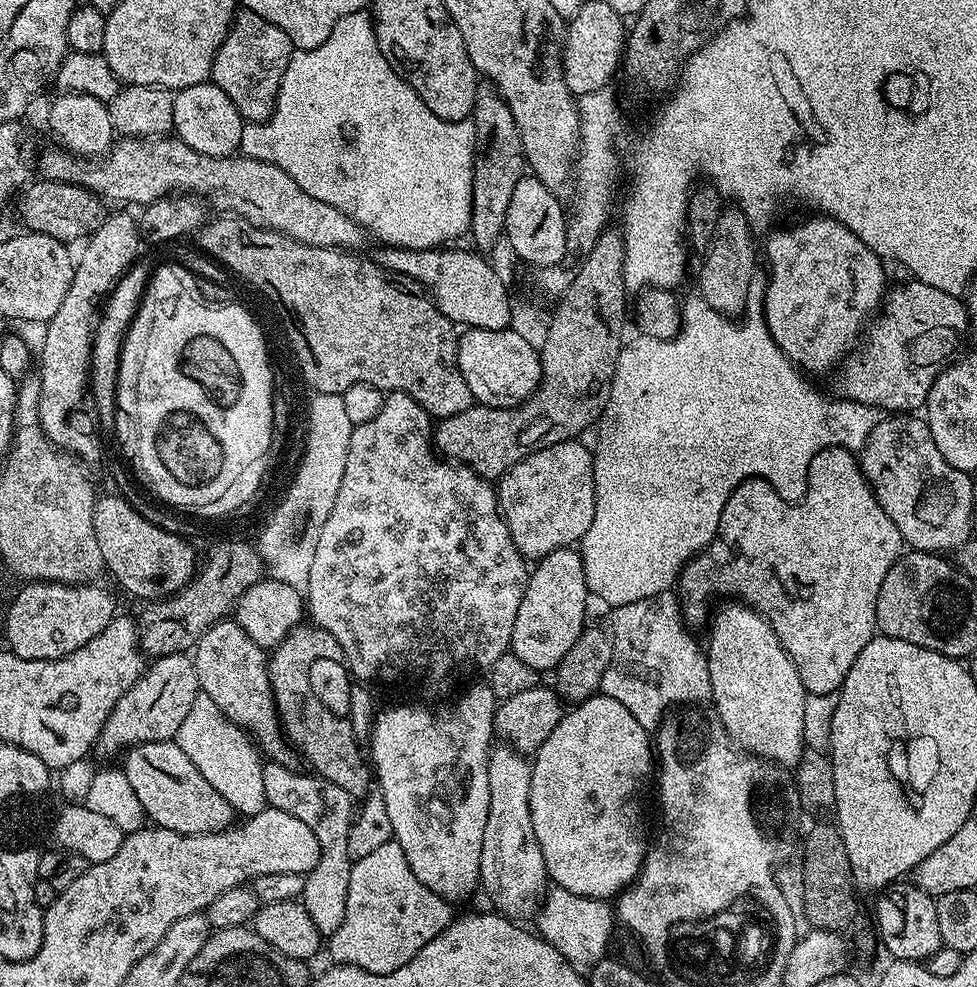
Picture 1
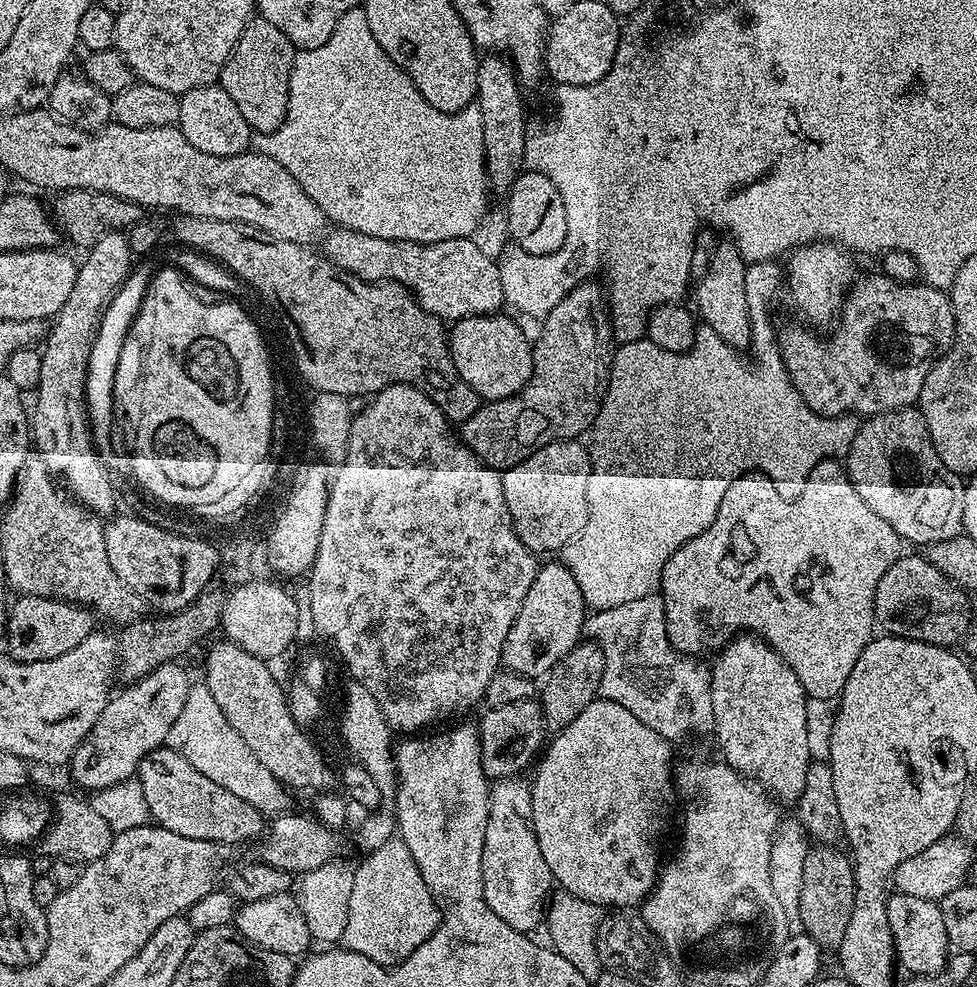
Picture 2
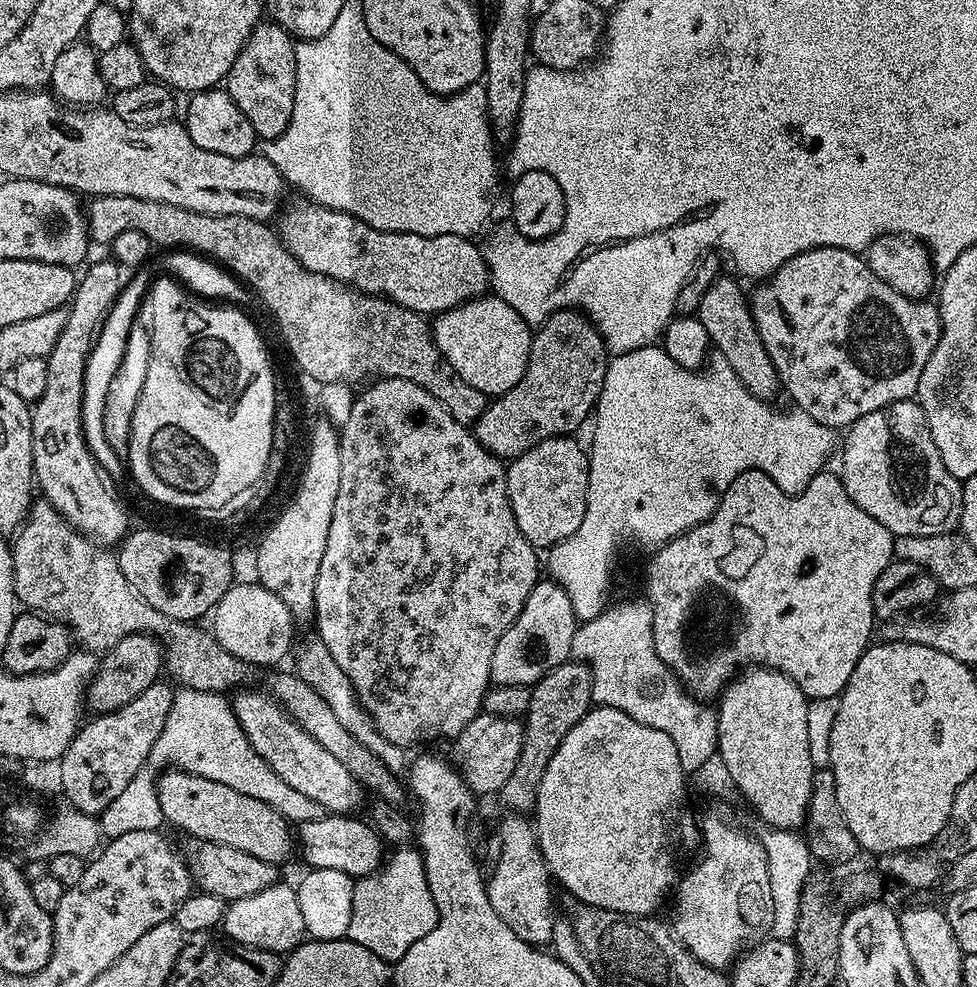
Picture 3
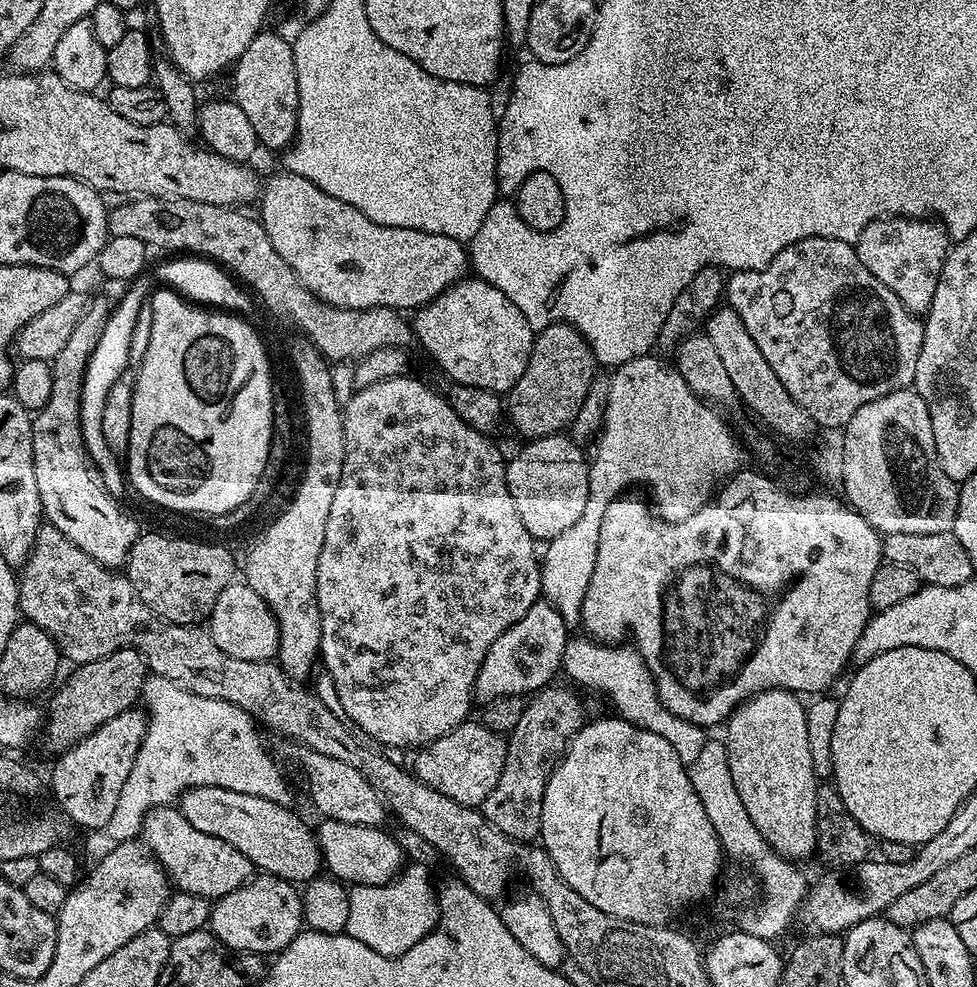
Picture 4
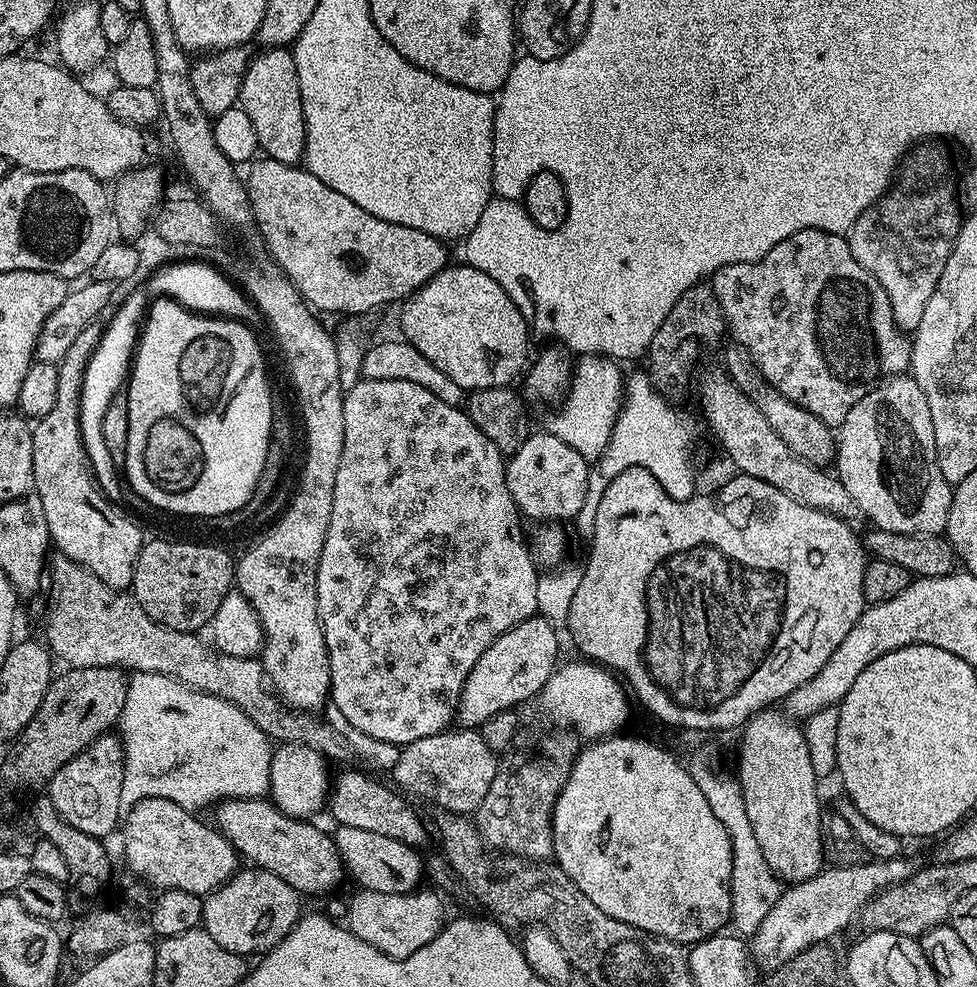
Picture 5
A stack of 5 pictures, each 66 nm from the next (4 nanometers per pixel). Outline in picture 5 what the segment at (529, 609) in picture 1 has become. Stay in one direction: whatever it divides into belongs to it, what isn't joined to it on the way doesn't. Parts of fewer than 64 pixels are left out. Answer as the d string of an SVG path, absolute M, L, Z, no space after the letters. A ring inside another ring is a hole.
M539 614L503 632L485 650L482 658L474 662L474 670L470 670L462 686L455 714L459 727L479 729L480 724L493 714L515 709L515 704L520 704L531 696L532 699L539 697L558 667L556 655L560 652L560 644L556 641L556 636L557 629Z

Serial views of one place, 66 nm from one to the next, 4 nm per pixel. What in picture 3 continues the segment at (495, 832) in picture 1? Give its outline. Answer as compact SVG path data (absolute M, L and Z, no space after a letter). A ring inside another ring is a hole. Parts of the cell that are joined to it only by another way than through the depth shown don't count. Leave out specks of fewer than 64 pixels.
M504 814L496 828L496 861L492 873L487 873L490 906L522 942L544 946L551 941L558 916L552 913L552 888L548 864L536 843L533 821L516 814Z

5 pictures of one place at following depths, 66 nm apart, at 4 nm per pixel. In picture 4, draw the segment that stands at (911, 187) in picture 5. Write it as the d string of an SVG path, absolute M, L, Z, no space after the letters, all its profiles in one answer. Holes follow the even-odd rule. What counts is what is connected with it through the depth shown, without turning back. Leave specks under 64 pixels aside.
M893 216L870 222L866 230L856 240L854 245L858 258L882 286L887 286L894 294L898 294L898 302L906 306L913 314L927 313L934 298L934 290L938 290L940 275L944 269L944 259L948 257L950 237L943 224L936 218L909 218L907 216Z

